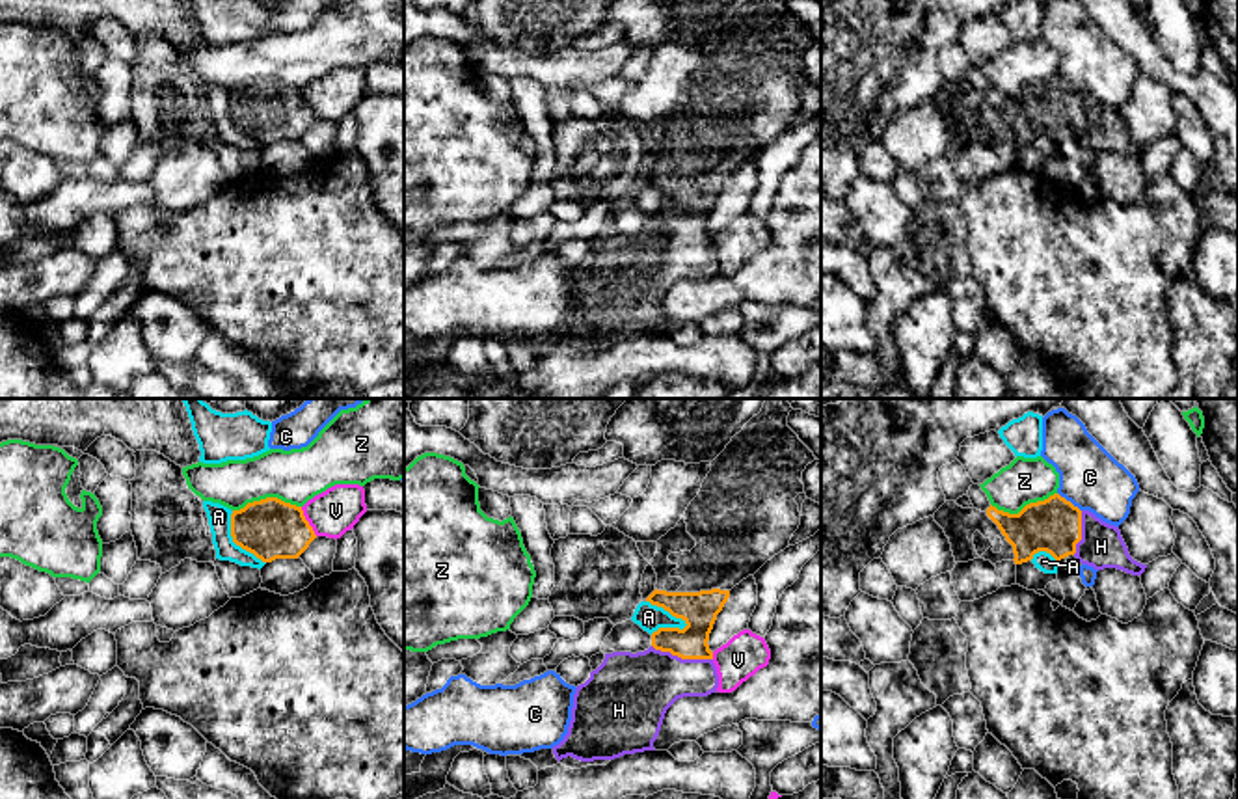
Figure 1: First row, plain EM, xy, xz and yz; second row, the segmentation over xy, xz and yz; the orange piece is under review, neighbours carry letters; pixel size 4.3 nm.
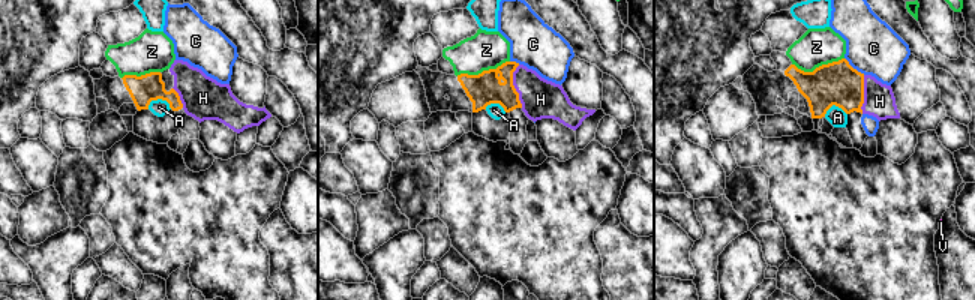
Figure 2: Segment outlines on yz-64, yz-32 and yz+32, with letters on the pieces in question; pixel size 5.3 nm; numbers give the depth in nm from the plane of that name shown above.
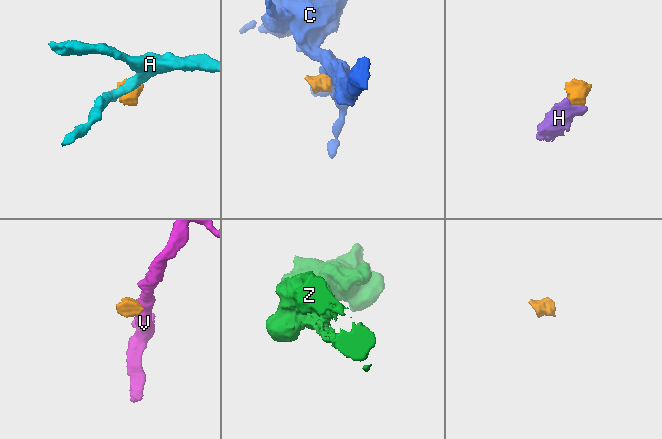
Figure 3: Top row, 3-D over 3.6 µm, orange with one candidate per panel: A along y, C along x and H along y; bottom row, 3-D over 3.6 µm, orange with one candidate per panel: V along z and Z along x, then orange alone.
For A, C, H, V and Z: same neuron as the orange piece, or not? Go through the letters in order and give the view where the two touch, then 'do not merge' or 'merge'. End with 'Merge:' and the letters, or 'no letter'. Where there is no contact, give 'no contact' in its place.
A: xz | do not merge
C: yz | do not merge
H: xz | merge
V: xy | do not merge
Z: xy | do not merge
Merge: H

